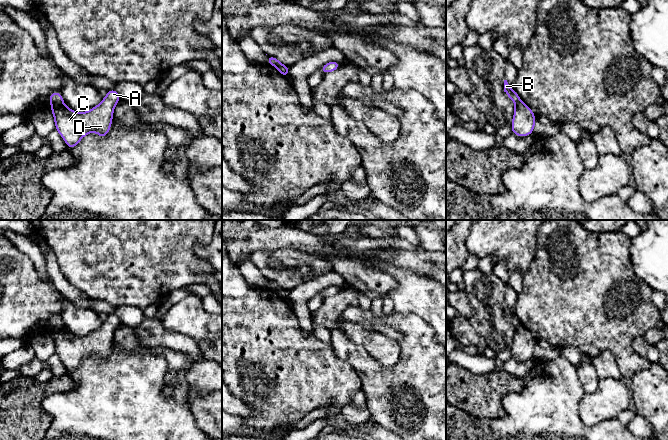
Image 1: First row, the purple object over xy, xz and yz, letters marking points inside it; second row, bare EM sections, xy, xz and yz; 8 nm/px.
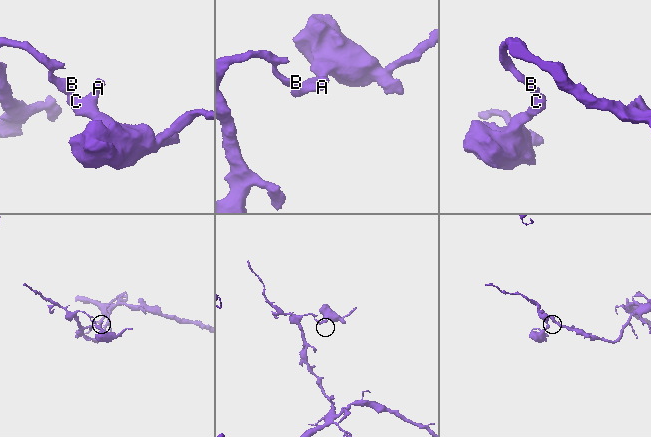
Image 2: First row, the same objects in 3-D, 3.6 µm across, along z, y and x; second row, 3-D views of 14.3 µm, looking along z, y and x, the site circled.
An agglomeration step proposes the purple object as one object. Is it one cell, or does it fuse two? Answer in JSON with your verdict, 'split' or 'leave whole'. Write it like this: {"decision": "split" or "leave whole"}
{"decision": "split"}

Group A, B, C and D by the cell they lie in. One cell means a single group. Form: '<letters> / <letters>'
A C D / B

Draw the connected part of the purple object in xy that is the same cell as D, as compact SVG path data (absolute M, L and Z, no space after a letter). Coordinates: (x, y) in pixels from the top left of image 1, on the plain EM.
M110 313L100 328L83 337L69 333L64 327L54 329L51 334L55 344L55 353L67 368L73 372L90 356L95 355L105 362L113 343L115 329L121 324L115 313Z

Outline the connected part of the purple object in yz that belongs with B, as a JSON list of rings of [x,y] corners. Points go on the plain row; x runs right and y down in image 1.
[[[504,304],[504,316],[515,328],[520,324],[518,317],[509,310],[507,304]]]

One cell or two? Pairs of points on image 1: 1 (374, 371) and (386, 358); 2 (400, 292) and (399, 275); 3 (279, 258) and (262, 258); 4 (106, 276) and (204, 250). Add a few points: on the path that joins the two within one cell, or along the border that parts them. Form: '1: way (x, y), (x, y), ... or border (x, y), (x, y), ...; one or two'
1: border (364, 347), (387, 367), (392, 367), (400, 357); two
2: way (401, 288), (401, 279); one
3: way (275, 258), (266, 258); one
4: border (196, 243), (194, 253), (211, 266); two

